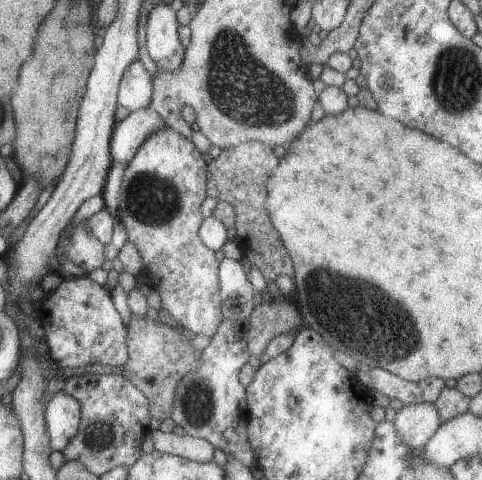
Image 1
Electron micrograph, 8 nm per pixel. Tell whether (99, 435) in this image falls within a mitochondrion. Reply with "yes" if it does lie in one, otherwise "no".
yes

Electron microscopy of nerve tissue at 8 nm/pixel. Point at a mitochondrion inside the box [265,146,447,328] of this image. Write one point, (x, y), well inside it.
(316, 280)

